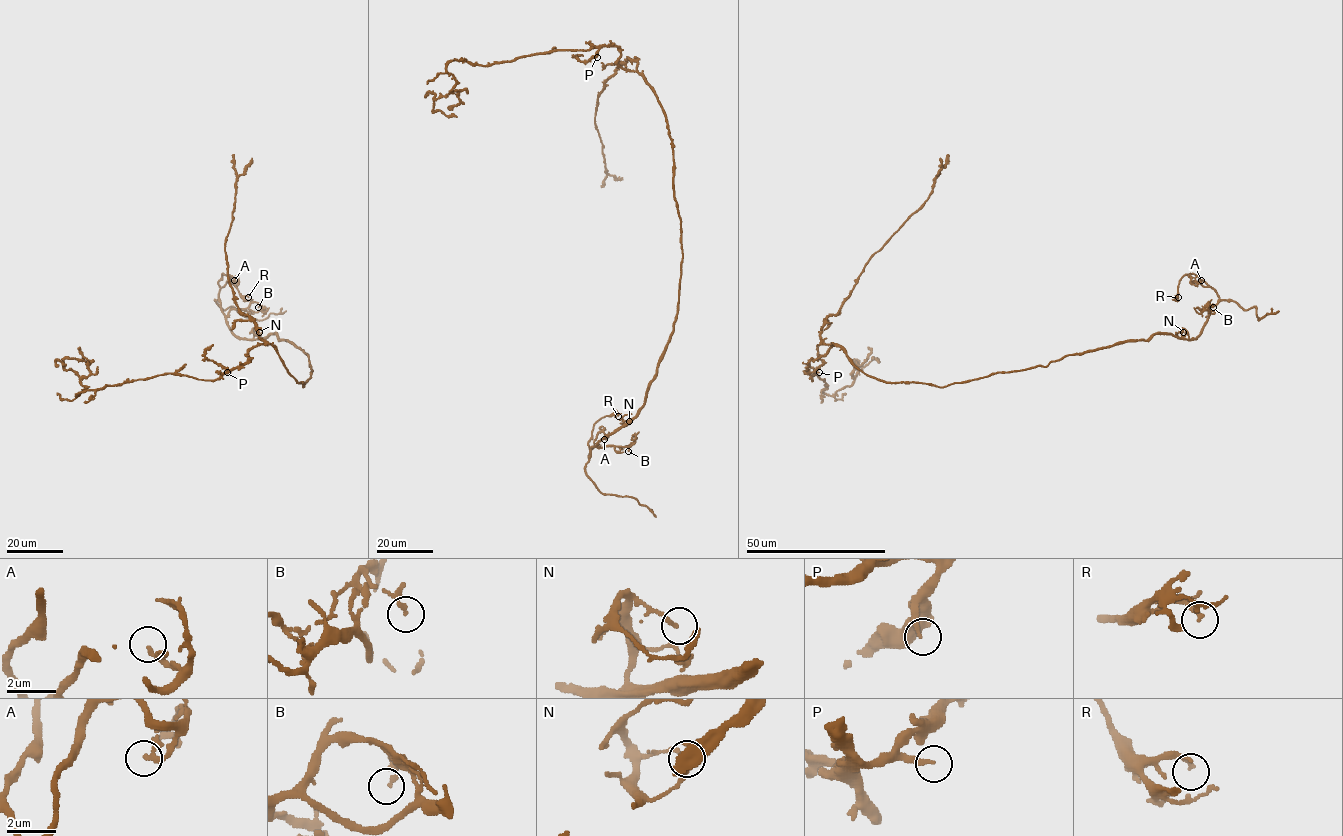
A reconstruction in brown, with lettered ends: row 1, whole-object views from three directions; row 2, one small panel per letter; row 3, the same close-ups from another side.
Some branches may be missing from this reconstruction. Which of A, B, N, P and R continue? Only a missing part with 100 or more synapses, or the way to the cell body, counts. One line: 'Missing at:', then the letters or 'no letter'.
Missing at: no letter

